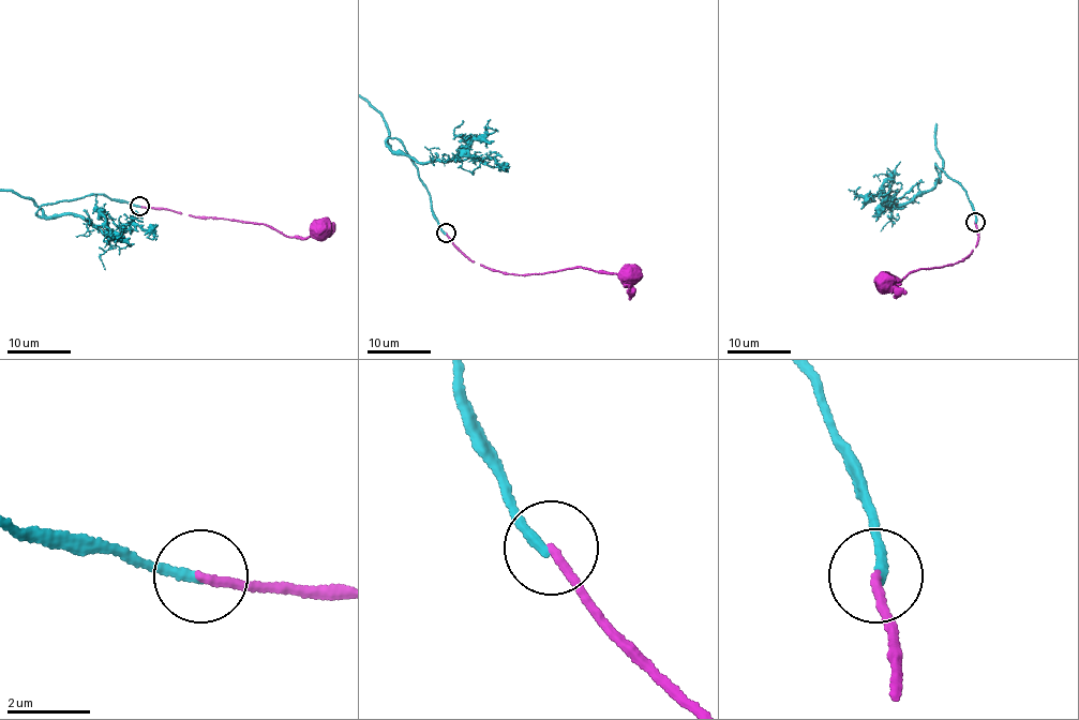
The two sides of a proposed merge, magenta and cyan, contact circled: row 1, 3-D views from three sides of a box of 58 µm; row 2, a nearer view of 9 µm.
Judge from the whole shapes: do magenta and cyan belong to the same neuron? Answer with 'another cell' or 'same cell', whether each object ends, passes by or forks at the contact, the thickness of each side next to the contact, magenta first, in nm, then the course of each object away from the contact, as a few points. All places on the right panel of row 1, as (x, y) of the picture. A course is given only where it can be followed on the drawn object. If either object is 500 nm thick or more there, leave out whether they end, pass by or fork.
another cell; magenta ends; cyan ends; calibres 200 and 240 nm; course magenta (975, 222), (976, 245), (953, 266), (926, 267), (908, 274), (890, 288), (886, 283)

